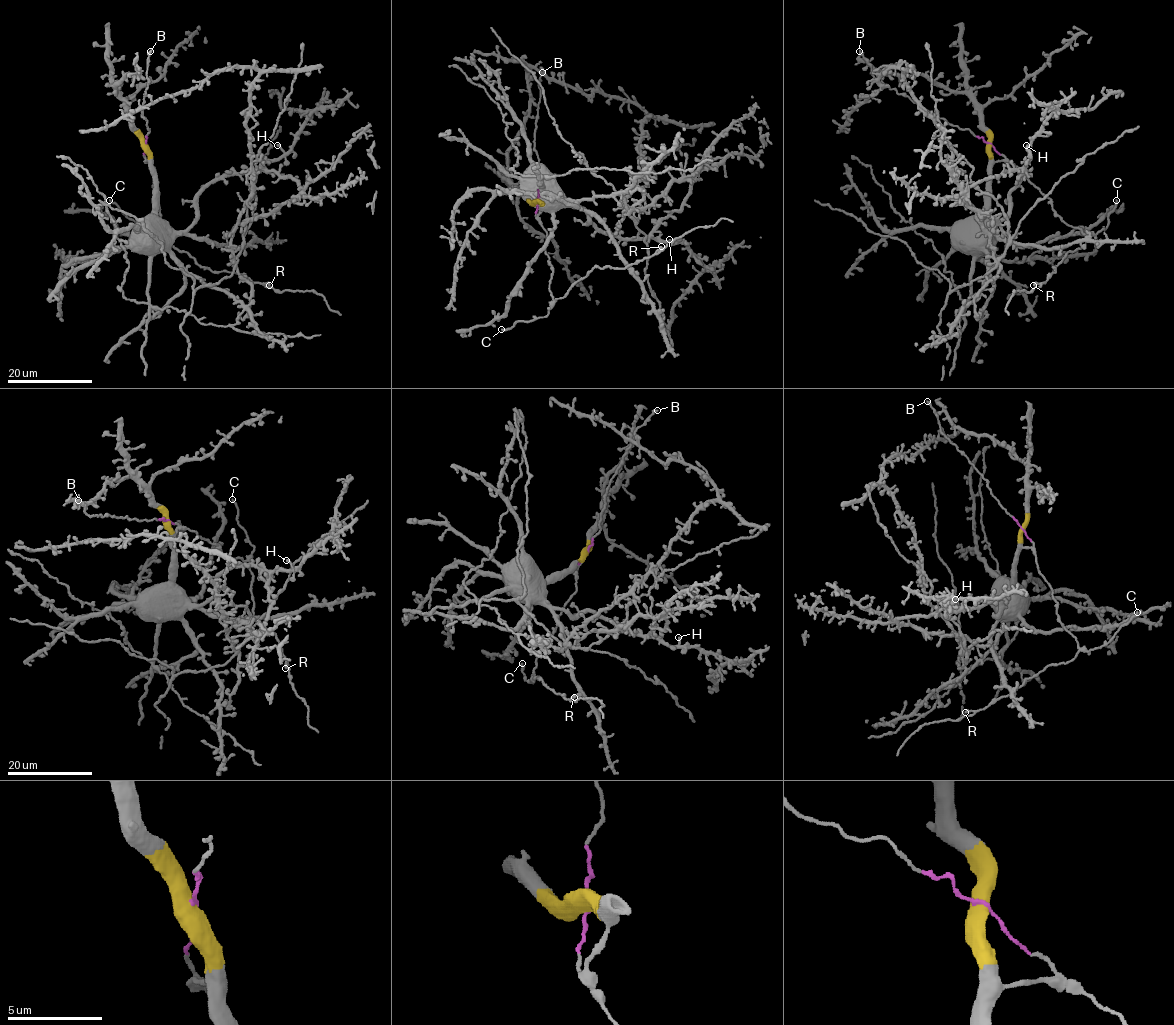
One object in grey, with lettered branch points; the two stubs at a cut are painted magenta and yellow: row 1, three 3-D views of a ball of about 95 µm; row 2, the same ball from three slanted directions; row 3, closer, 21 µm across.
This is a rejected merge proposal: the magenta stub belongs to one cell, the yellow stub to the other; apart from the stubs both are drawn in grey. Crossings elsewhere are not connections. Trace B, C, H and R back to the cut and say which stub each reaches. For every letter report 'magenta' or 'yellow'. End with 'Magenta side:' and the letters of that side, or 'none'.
B: magenta
C: magenta
H: yellow
R: magenta
Magenta side: B, C, R

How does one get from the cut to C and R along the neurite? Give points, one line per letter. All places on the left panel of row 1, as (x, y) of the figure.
C: (145, 143), (144, 157), (155, 169), (153, 191), (157, 195), (160, 233), (143, 229), (109, 200)
R: (145, 143), (144, 157), (155, 169), (157, 227), (163, 239), (203, 267), (269, 285)

